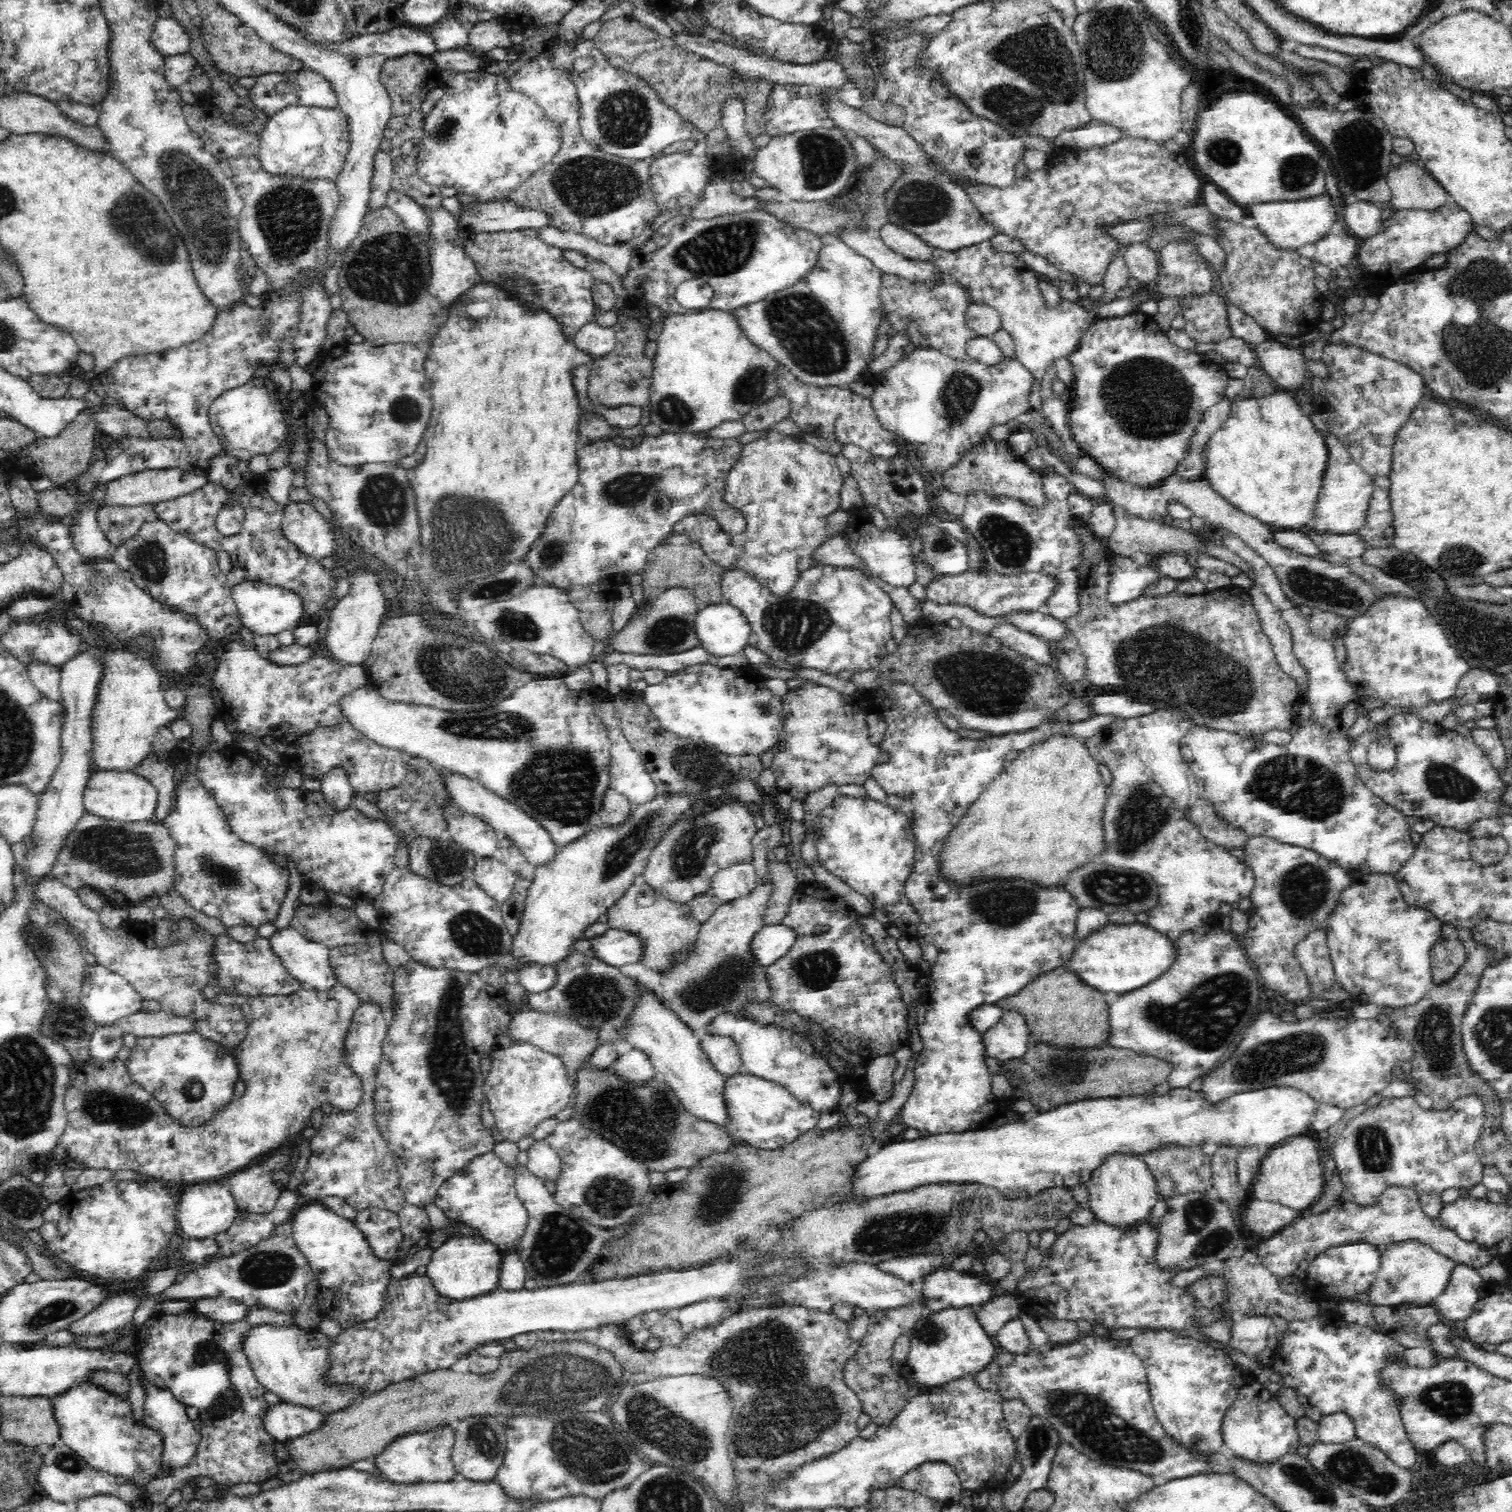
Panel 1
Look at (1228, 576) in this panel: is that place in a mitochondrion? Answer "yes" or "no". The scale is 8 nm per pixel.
no

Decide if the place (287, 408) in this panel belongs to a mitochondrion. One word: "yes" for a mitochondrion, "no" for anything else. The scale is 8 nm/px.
no

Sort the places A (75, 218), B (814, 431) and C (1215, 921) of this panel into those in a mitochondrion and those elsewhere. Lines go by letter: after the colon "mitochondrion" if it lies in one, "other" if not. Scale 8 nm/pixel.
A: other
B: other
C: other

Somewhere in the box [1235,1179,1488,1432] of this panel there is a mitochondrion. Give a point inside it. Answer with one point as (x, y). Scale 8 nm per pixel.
(1452, 1400)

